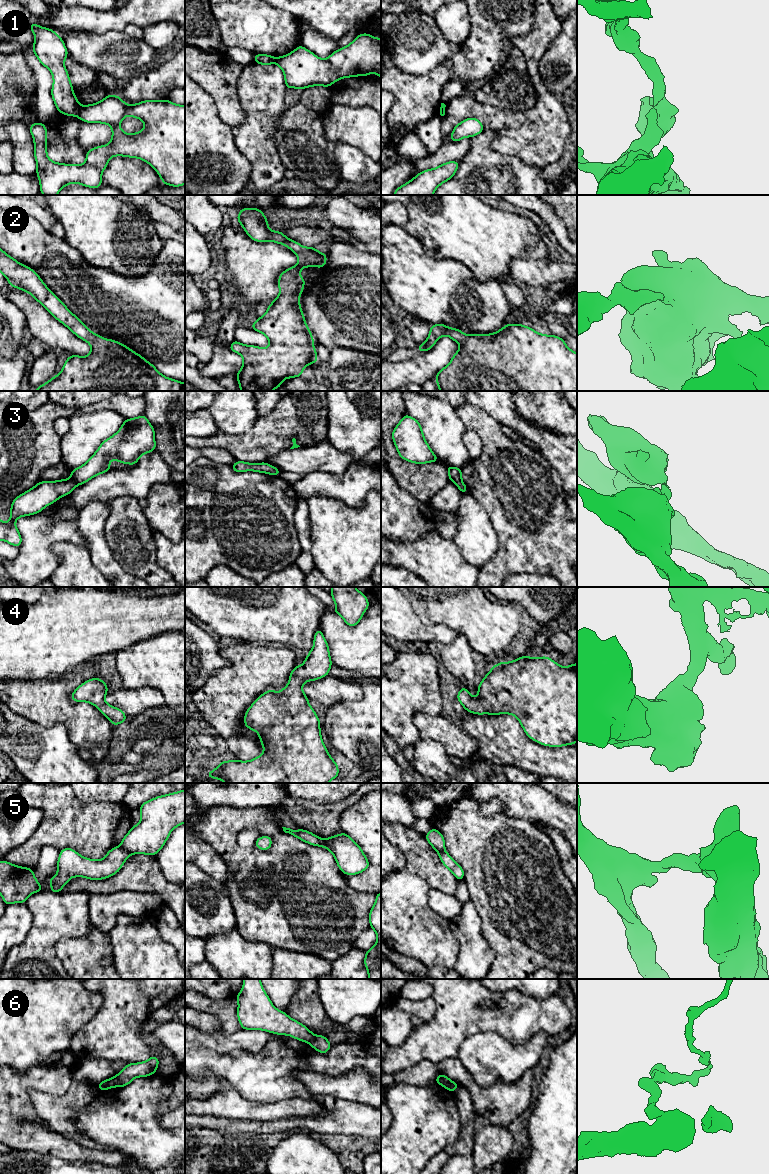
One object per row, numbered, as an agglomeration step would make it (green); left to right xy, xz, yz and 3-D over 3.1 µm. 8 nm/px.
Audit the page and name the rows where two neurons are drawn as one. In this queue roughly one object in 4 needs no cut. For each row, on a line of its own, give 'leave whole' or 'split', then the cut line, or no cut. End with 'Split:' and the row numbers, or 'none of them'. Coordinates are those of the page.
1: split | xy (81, 107), (76, 115)
2: leave whole | no cut
3: split | xy (70, 477), (78, 484)
4: leave whole | no cut
5: split | xy (120, 845), (131, 853)
6: split | xy (116, 1077), (116, 1084), (114, 1086)
Split: 1, 3, 5, 6

